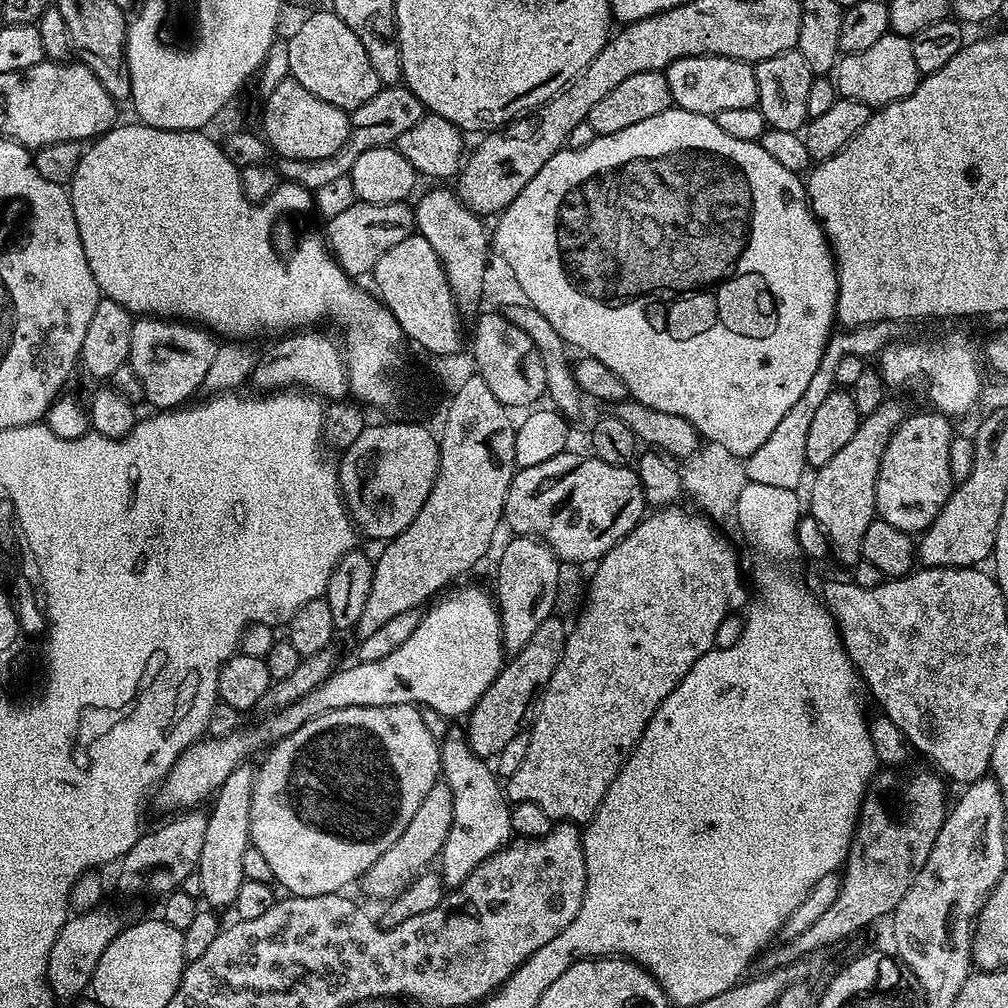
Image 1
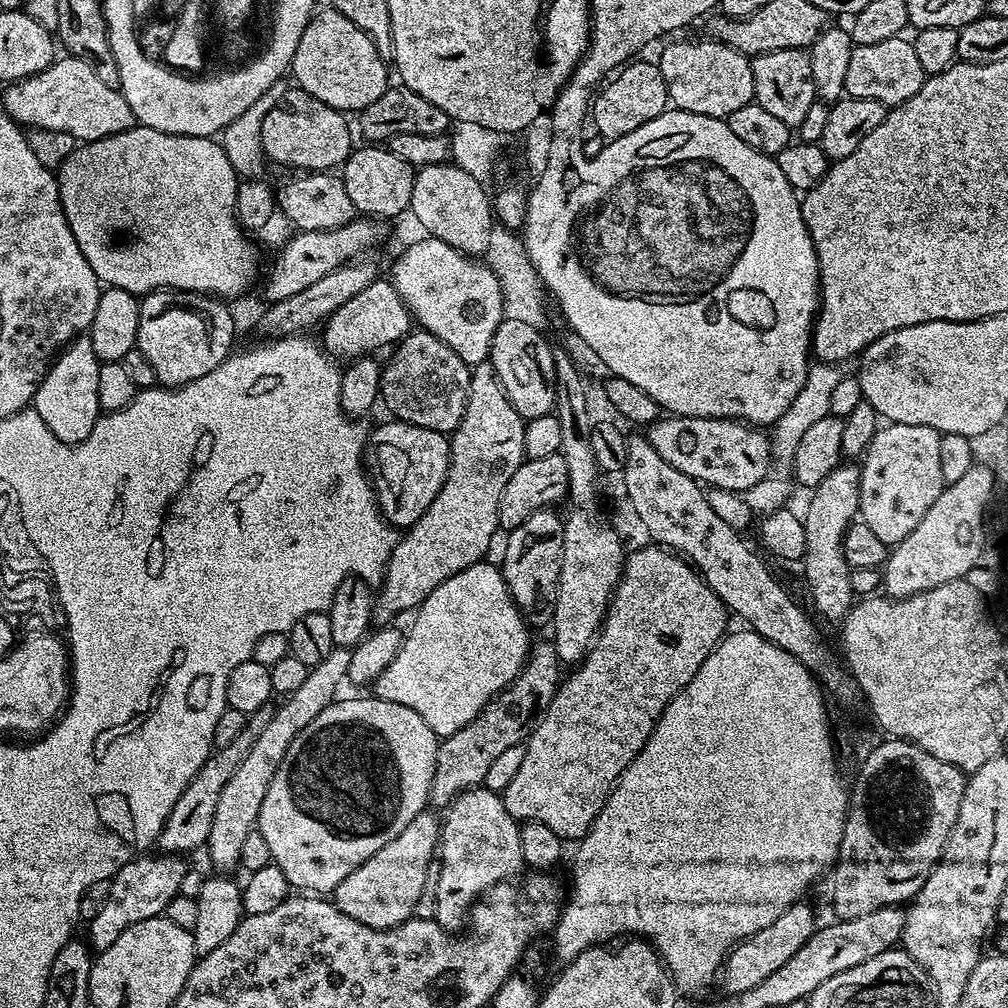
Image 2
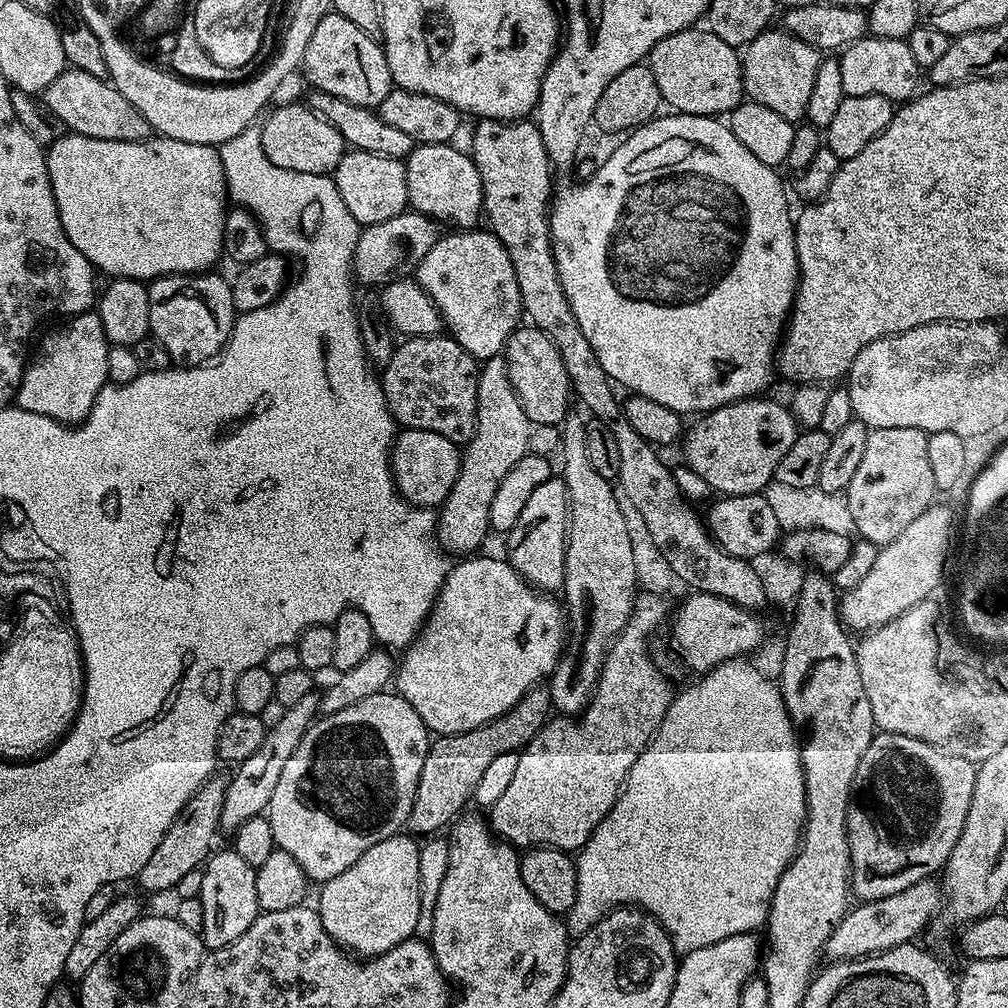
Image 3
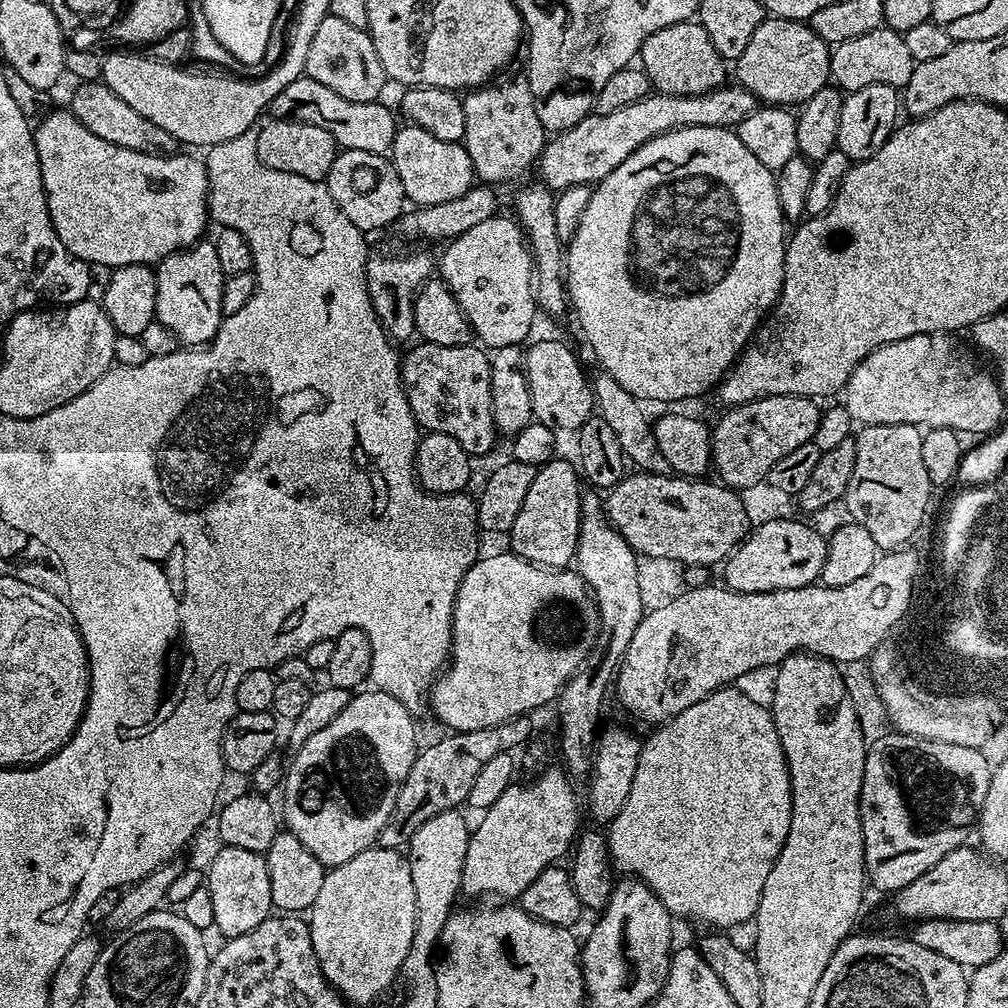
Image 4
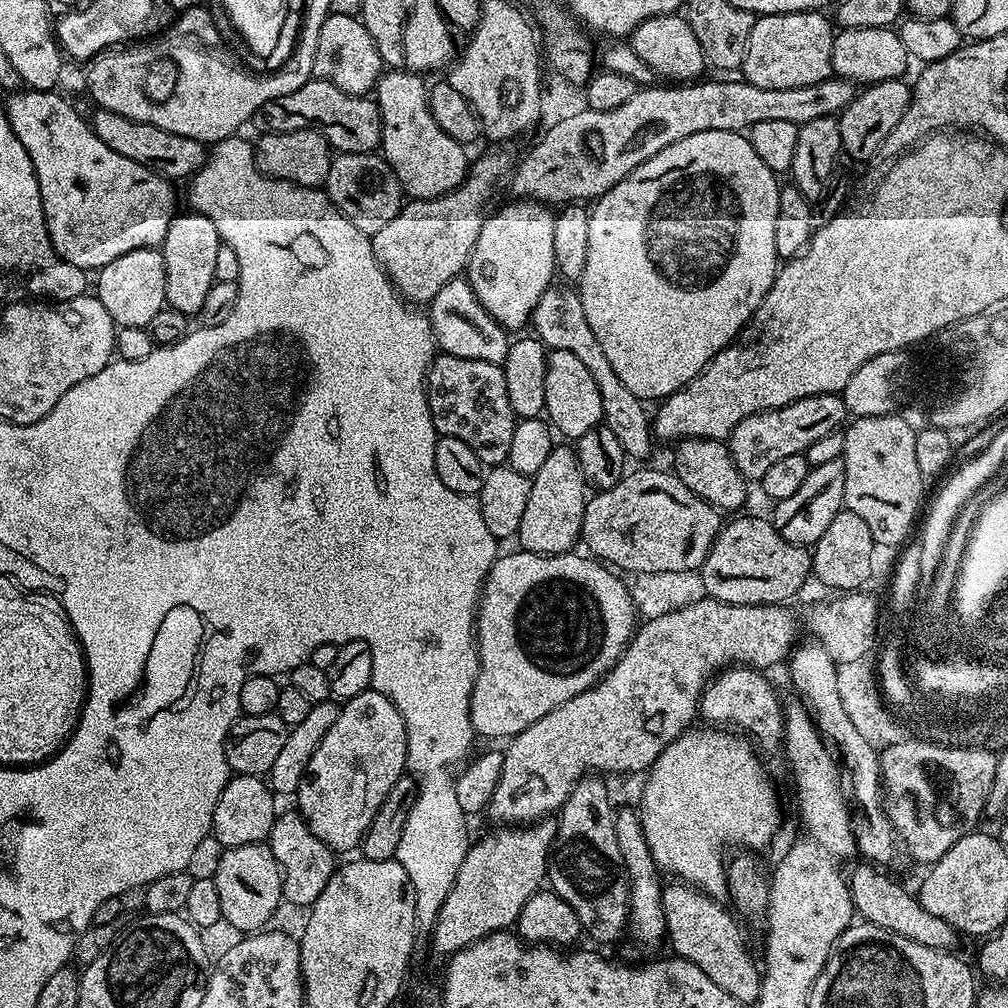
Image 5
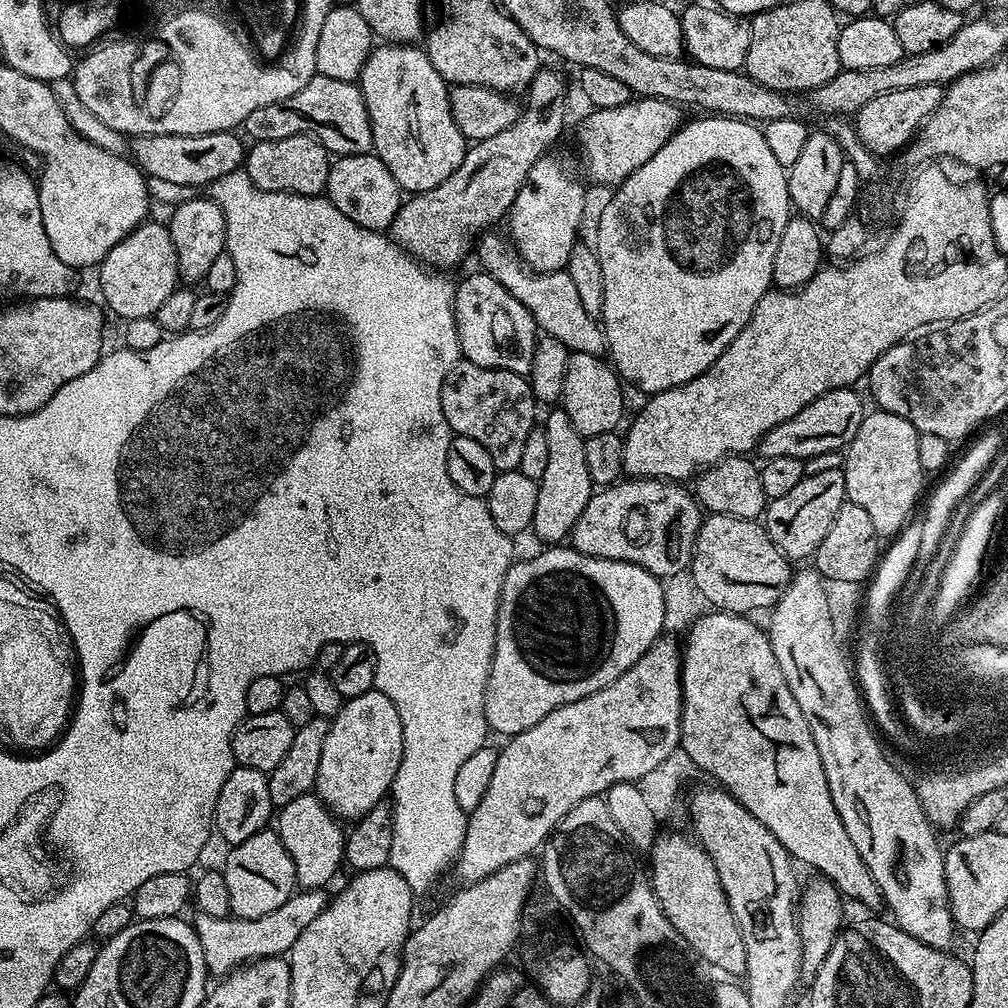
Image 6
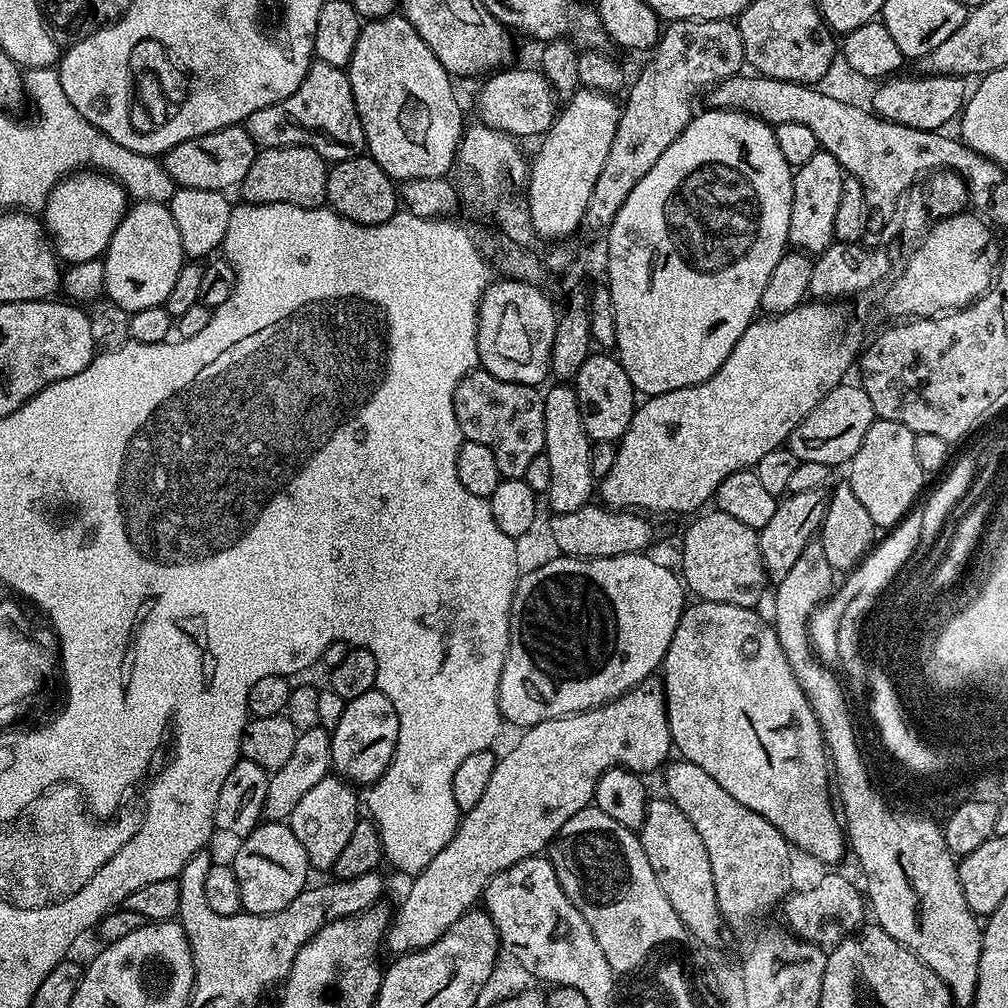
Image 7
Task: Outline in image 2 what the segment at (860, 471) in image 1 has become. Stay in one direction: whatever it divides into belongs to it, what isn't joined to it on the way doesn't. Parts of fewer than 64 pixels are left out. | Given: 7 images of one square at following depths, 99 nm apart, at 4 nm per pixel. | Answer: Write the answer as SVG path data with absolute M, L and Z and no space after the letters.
M844 462L839 468L836 468L817 488L811 489L808 500L808 509L802 512L804 529L806 530L806 550L802 567L804 567L804 576L808 579L808 592L812 595L812 604L828 620L843 621L848 609L854 603L854 593L850 586L850 574L846 558L844 557L844 535L848 533L848 527L857 519L860 510L860 469L855 463Z

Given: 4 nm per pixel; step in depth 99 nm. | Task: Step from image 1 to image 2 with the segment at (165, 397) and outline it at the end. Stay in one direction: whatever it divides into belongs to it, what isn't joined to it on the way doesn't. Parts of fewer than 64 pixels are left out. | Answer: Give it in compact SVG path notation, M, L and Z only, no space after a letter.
M161 290L149 292L140 300L140 317L138 318L138 338L136 348L146 354L146 362L154 366L157 385L166 388L181 388L183 384L194 382L210 370L217 368L233 351L232 339L236 336L236 320L220 298L203 296L201 292L173 292Z

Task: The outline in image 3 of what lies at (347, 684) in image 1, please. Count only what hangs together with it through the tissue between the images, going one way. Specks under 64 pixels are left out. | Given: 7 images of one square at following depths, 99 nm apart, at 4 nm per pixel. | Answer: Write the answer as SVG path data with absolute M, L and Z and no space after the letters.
M476 554L471 558L461 559L449 567L444 585L440 587L440 593L436 596L436 603L432 605L432 613L425 620L420 635L407 648L403 649L401 656L404 657L399 657L398 667L394 673L395 691L406 702L410 702L410 706L414 706L414 710L420 715L422 722L432 734L453 736L459 732L474 730L478 726L506 714L506 710L513 708L531 688L537 687L541 681L552 675L552 671L556 669L556 663L560 660L561 652L566 648L565 609L559 603L556 605L552 601L555 599L551 595L525 584L523 578L508 565L507 559L495 560L492 556L484 555Z

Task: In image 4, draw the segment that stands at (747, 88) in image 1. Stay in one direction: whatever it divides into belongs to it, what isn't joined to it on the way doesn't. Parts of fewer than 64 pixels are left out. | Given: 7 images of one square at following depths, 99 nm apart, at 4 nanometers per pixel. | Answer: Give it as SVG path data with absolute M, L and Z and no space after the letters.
M692 20L654 30L654 34L642 42L638 60L653 89L666 96L701 96L725 83L726 62L718 50L714 50L710 34L706 34L699 22Z

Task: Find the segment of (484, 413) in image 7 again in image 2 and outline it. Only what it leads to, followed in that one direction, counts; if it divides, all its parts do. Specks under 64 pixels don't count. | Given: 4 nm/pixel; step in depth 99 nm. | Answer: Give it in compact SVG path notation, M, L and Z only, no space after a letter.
M413 330L391 349L392 357L383 365L380 374L380 400L392 411L395 419L403 424L422 426L426 430L434 430L451 434L462 422L462 414L466 414L466 398L470 394L470 378L472 369L462 362L446 342L439 340L434 334L423 330Z

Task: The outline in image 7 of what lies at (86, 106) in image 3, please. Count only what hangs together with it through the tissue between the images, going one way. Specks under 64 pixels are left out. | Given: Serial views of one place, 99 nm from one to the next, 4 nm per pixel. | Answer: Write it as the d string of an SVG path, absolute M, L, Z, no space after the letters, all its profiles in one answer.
M233 126L210 134L202 134L198 138L190 138L186 142L178 142L178 146L164 153L162 163L173 185L219 192L239 186L242 178L246 178L250 162L254 162L257 151L255 142L245 128Z

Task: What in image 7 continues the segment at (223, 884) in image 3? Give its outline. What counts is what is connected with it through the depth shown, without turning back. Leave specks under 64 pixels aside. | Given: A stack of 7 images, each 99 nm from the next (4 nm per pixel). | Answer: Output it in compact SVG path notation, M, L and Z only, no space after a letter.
M261 822L250 835L243 837L241 849L232 862L232 869L242 889L242 909L253 916L269 916L294 902L298 894L309 887L310 865L302 842L294 838L284 822Z

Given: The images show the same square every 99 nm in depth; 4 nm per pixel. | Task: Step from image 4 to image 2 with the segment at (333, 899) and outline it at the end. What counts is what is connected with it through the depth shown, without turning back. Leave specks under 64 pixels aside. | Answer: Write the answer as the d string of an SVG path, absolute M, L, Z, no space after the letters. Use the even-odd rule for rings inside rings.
M435 811L414 814L406 830L398 838L390 838L378 854L374 854L358 870L354 870L334 889L334 903L350 918L371 928L393 928L413 919L416 907L429 887L428 869L440 847L442 820ZM436 815L436 816L435 816Z

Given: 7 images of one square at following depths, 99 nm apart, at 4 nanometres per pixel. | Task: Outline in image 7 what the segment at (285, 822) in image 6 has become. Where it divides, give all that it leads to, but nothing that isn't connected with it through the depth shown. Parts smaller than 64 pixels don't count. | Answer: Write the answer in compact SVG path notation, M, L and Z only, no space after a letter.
M330 774L298 801L298 806L294 806L288 816L286 823L292 829L294 838L302 842L302 850L306 850L306 858L313 869L331 870L346 842L350 842L350 834L358 819L355 791L357 789L349 781Z

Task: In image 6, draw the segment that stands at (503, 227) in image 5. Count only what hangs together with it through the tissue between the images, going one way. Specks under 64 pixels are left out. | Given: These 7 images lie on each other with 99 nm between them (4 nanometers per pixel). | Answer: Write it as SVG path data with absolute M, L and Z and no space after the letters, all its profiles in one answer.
M546 154L530 166L528 181L518 190L506 217L507 235L521 259L533 272L559 272L568 264L571 250L578 243L576 231L584 220L584 188L560 160Z

